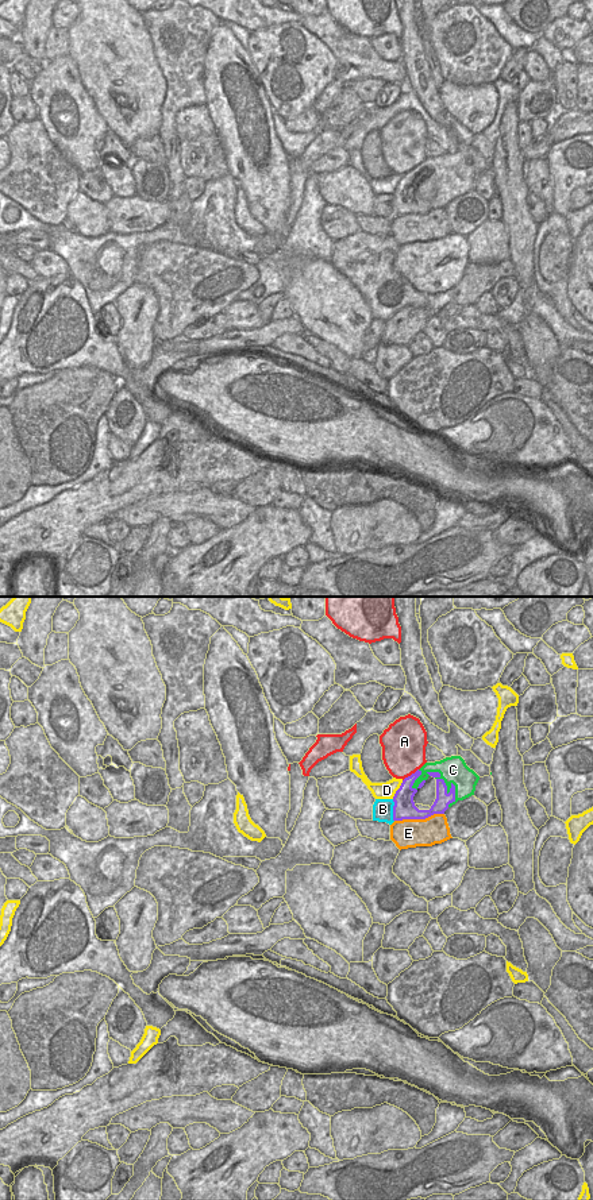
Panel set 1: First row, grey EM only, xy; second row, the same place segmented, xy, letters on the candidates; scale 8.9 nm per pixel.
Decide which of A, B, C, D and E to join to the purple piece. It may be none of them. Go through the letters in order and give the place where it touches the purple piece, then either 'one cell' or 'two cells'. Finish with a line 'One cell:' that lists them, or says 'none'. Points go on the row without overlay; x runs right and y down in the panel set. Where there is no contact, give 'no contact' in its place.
A: contact xy (411, 170); two cells
B: contact xy (393, 205); two cells
C: contact xy (445, 180); one cell
D: contact xy (397, 185); two cells
E: contact xy (419, 213); two cells
One cell: C

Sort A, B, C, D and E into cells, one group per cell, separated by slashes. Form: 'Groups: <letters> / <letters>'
Groups: A / B / C / D / E

